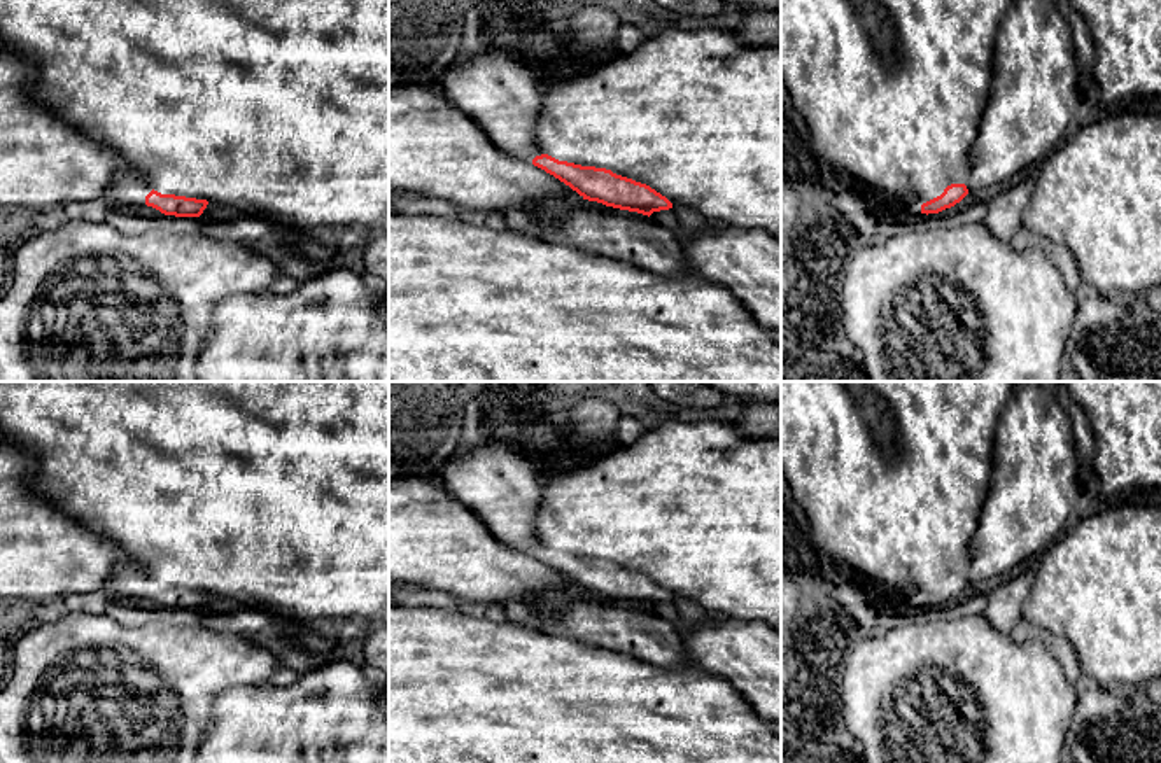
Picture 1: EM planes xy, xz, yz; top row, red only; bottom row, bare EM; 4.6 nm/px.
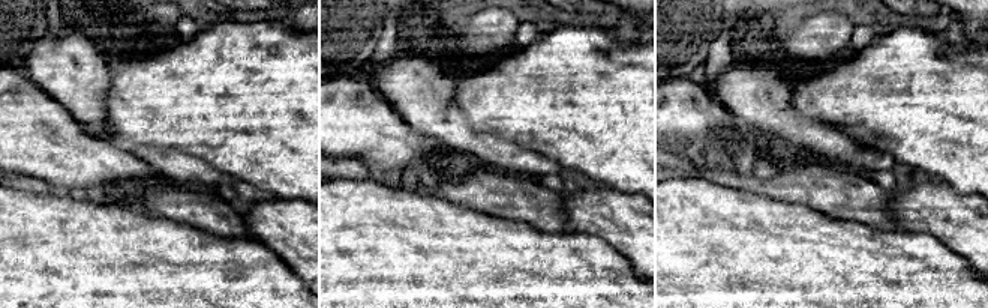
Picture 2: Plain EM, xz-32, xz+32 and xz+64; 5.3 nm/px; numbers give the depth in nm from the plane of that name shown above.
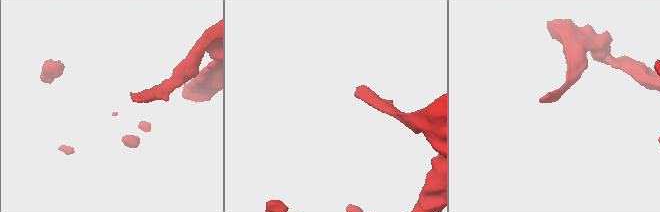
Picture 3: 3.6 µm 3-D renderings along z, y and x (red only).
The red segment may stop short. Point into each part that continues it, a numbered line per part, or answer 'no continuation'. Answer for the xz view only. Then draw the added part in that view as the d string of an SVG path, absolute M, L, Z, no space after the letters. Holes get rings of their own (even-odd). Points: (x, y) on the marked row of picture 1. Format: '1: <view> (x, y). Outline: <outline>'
1: xz (499, 90). Outline: M487 35L485 49L473 58L455 56L450 66L440 75L436 88L510 158L532 163L536 156L543 154L536 135L543 100L538 68L515 42Z

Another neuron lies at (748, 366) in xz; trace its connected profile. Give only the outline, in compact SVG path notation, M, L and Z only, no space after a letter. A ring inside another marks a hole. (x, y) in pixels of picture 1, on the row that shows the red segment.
M389 212L389 382L781 382L781 343L751 317L748 308L725 287L700 273L657 275L627 261L592 256L569 245L539 238L536 233L497 231L476 219L447 219L424 214Z

